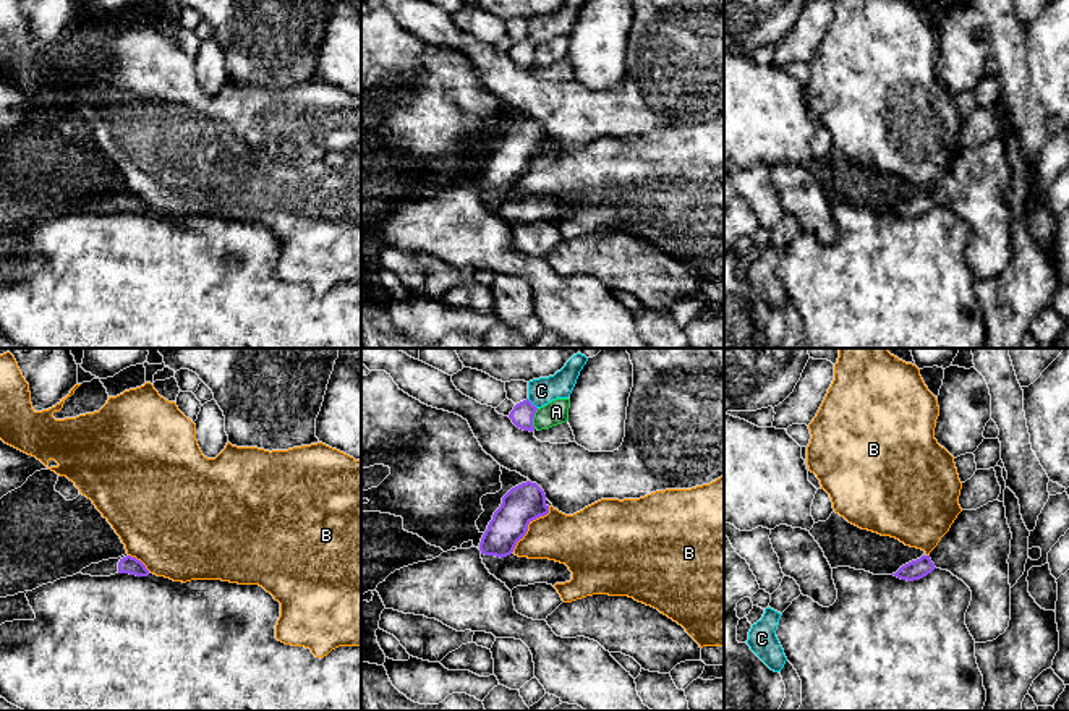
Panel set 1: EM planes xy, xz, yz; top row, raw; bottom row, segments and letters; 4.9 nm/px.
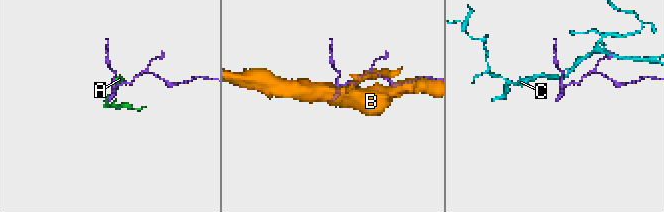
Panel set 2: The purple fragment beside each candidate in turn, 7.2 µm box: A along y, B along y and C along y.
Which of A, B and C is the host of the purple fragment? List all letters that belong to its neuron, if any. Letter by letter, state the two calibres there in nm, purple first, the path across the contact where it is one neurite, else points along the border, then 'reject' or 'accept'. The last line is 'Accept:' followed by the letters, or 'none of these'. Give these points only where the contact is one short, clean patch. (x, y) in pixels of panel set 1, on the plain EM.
A: calibres 120 and 120 nm; reject
B: calibres 190 and 260 nm; reject
C: calibres 120 and 130 nm; border xz (527, 36), (536, 46); reject
Accept: none of these

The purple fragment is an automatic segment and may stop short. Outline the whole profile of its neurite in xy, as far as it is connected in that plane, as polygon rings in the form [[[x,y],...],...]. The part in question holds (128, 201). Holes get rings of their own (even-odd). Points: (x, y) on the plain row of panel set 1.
[[[125,191],[118,196],[109,196],[109,198],[102,198],[99,201],[91,201],[89,204],[83,206],[79,211],[91,212],[91,214],[110,214],[115,211],[130,211],[130,212],[136,212],[136,214],[147,214],[149,207],[146,206],[146,202],[141,198]]]

